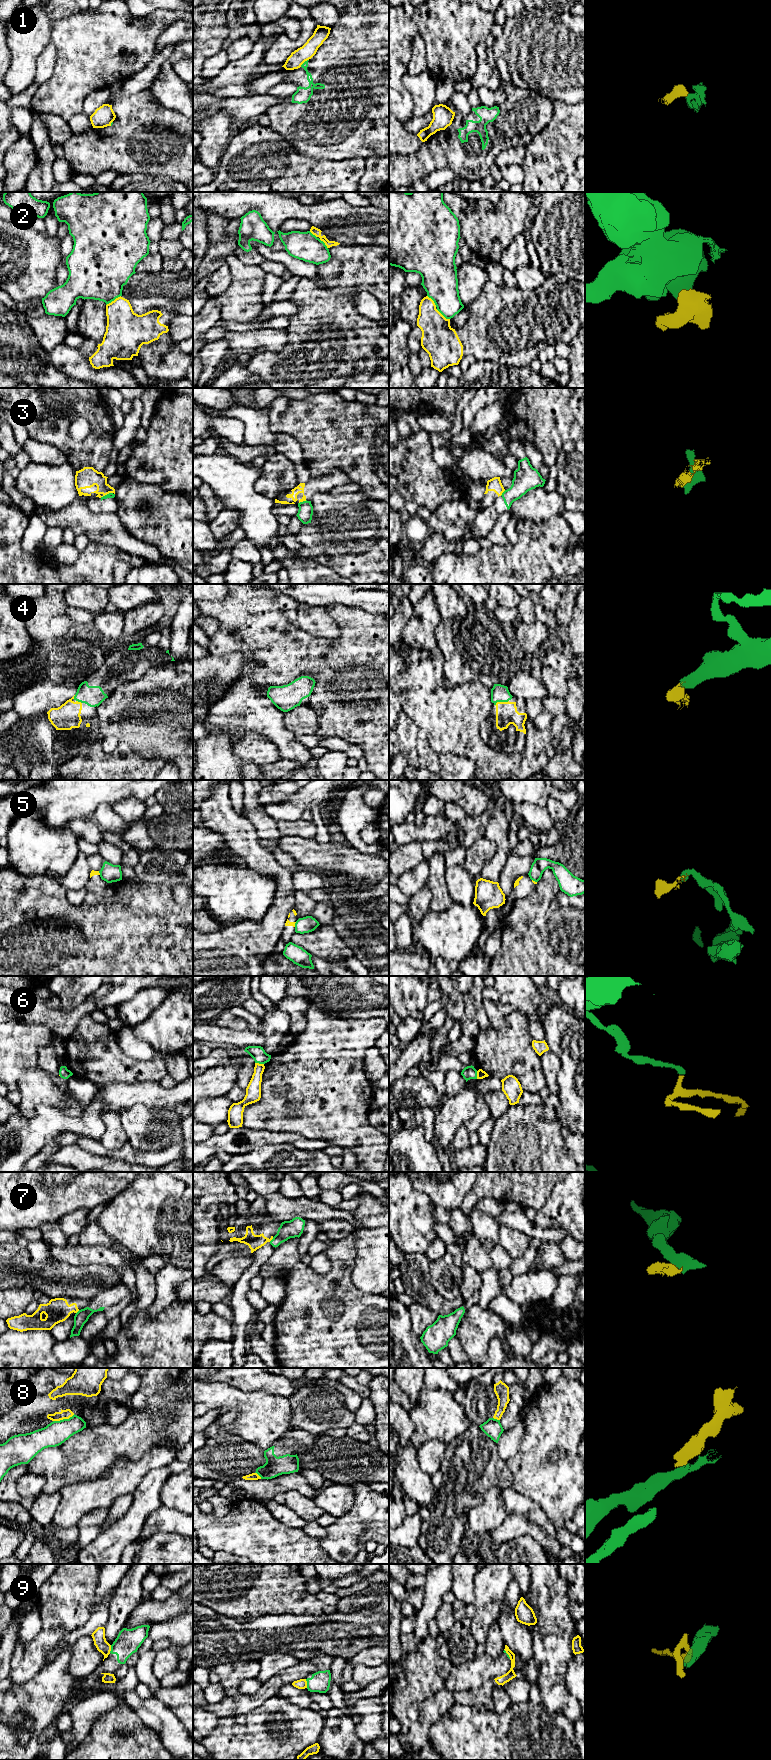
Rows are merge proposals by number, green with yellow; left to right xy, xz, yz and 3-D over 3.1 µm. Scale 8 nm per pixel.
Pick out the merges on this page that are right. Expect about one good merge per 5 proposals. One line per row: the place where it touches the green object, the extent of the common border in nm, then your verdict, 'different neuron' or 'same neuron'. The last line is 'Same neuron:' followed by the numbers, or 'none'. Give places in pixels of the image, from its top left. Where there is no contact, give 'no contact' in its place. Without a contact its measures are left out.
1: meets green in xz at (304, 62); contact 90 nm long; different neuron
2: meets green in xy at (113, 300); contact 150 nm long; different neuron
3: meets green in xz at (303, 501); contact 70 nm long; different neuron
4: meets green in yz at (501, 701); contact 120 nm long; same neuron
5: meets green in xz at (295, 924); contact 40 nm long; different neuron
6: meets green in xz at (259, 1063); contact 70 nm long; same neuron
7: meets green in xz at (272, 1239); contact 50 nm long; different neuron
8: meets green in xy at (63, 1419); contact 190 nm long; different neuron
9: meets green in xz at (307, 1683); contact 70 nm long; different neuron
Same neuron: 4, 6

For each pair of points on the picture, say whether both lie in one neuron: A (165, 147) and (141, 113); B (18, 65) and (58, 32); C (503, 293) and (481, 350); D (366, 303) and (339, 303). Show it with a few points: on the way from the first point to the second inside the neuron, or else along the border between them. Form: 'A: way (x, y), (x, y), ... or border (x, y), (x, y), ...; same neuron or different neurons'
A: way (155, 144), (140, 129), (140, 123); same neuron
B: border (53, 21), (50, 27), (49, 42); different neurons
C: way (501, 307), (487, 323), (484, 329), (484, 336); same neuron
D: border (351, 289), (355, 309), (370, 320); different neurons

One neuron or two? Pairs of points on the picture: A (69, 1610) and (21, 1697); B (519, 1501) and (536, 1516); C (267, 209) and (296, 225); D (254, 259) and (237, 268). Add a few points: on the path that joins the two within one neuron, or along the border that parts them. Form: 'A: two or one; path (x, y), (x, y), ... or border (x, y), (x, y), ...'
A: two; border (45, 1666), (30, 1679), (13, 1685)
B: one; path (524, 1505), (532, 1511)
C: two; border (309, 222), (303, 219), (288, 218), (279, 229)
D: two; border (235, 254), (244, 263), (258, 266)

